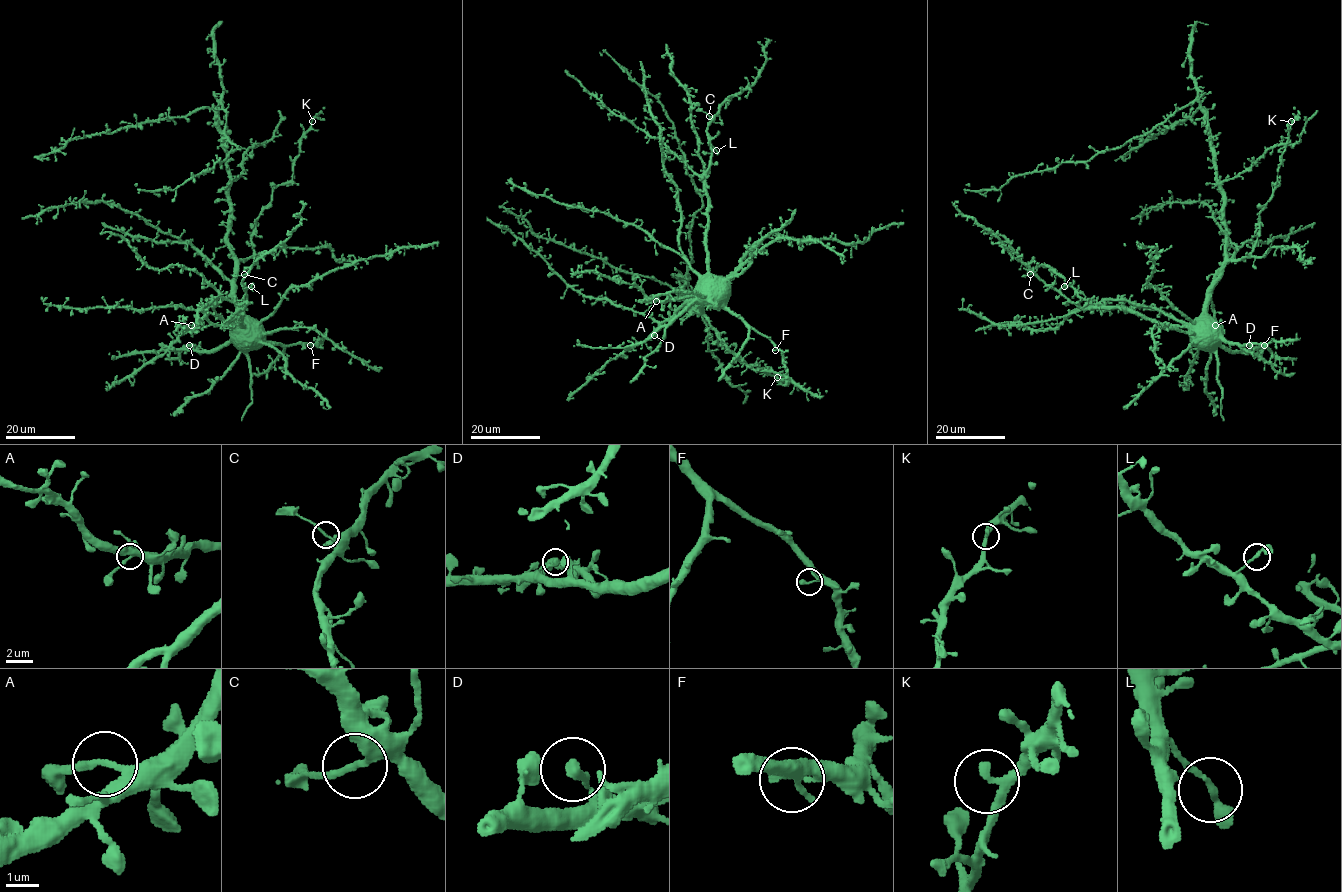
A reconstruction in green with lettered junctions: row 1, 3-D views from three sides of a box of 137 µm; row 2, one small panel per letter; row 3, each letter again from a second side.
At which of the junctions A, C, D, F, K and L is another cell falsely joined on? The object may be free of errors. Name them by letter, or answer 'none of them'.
C

